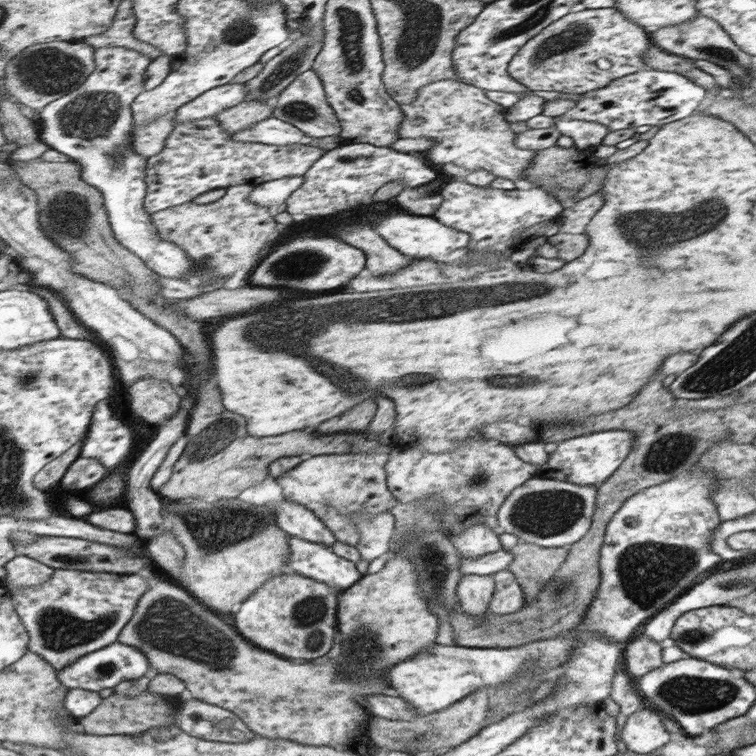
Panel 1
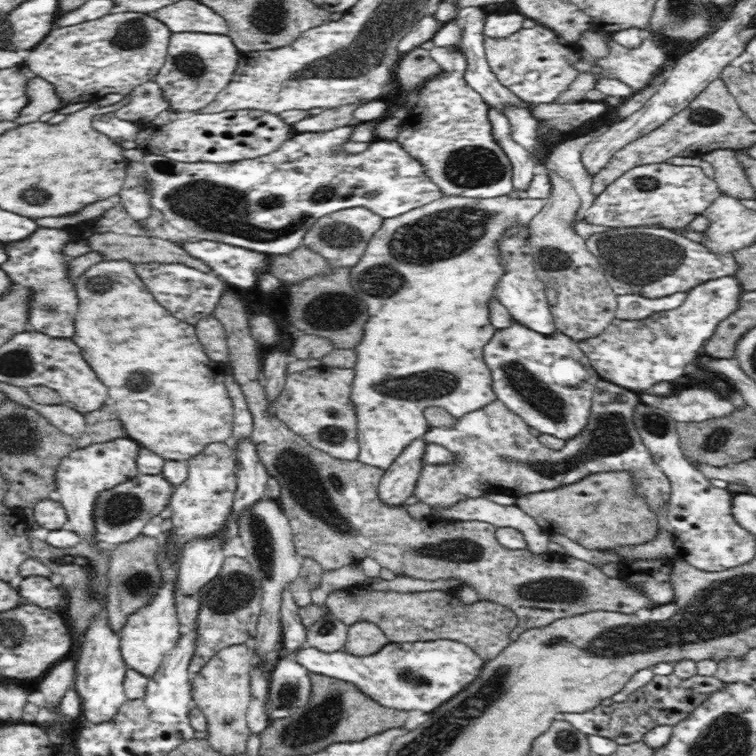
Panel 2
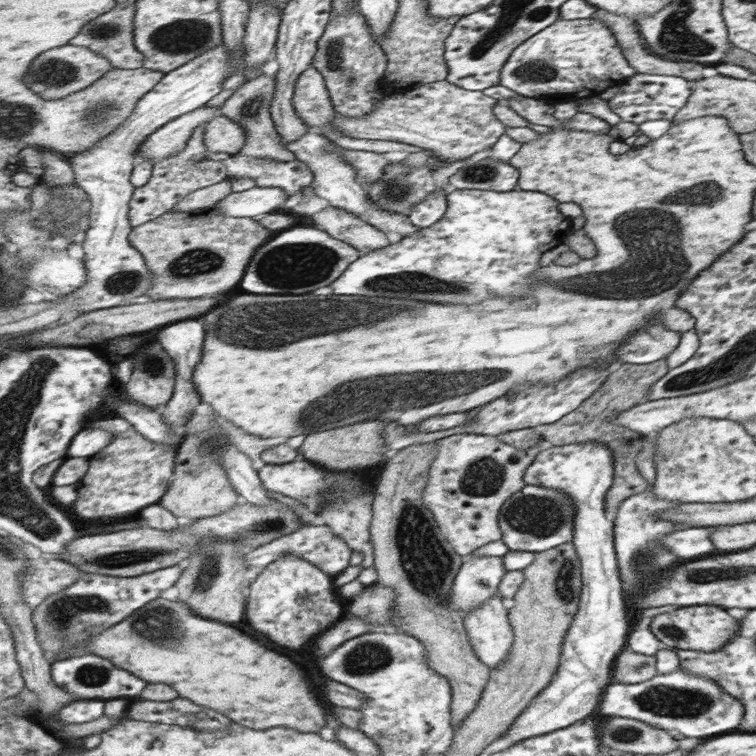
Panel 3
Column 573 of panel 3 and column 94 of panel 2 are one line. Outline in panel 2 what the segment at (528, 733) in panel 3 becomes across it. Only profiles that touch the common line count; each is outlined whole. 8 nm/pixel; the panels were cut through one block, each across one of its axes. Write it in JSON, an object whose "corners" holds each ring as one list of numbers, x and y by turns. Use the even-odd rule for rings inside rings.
{"corners":[[128,436,103,443,94,443,85,448,73,449,65,456,55,470,54,489,60,495,59,501,67,512,67,522,63,530,74,532,84,542,96,544,93,538,93,506,96,497,104,489,114,488,122,481,127,481,140,474,137,468,137,454,140,445],[106,618,92,620,91,628,87,629,81,646,73,686,82,700,82,714,88,722,94,722,94,725,108,723,108,720,115,718,127,699,137,699,145,695,149,677,125,666,121,658,119,635,109,627]]}

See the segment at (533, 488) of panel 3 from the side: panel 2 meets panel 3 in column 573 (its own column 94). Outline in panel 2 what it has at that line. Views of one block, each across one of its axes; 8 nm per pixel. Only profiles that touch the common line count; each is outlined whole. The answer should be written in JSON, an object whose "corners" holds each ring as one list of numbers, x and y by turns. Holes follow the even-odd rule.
{"corners":[[138,474,134,478,122,481,114,488,104,489,96,497,93,506,94,532,97,542,124,544,142,534,150,518,162,514,169,506,174,486,160,475]]}

